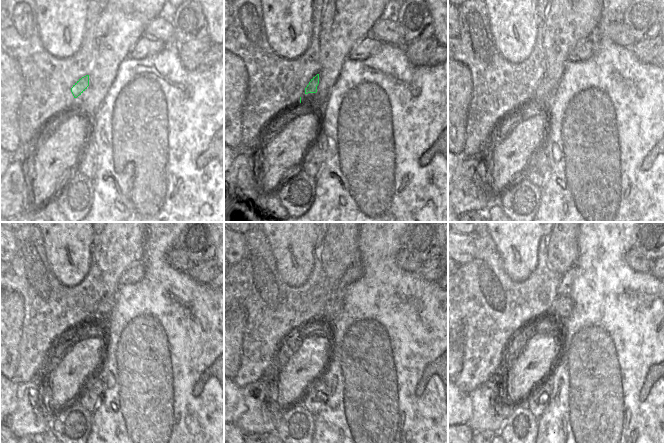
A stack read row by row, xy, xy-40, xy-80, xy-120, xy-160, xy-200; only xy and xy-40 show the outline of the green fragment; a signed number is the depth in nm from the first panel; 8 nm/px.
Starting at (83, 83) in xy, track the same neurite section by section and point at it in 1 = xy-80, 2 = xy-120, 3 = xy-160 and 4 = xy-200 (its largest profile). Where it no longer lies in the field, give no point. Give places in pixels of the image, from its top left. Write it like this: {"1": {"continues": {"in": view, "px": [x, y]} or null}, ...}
{"1": {"continues": {"in": "xy-80", "px": [547, 88]}}, "2": {"continues": {"in": "xy-120", "px": [104, 309]}}, "3": {"continues": {"in": "xy-160", "px": [334, 305]}}, "4": {"continues": {"in": "xy-200", "px": [562, 306]}}}

